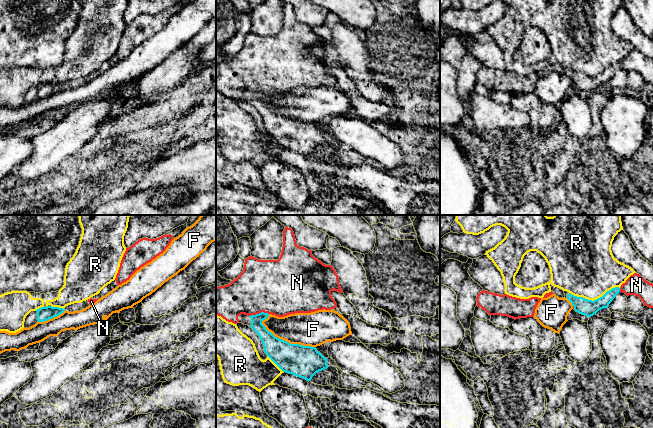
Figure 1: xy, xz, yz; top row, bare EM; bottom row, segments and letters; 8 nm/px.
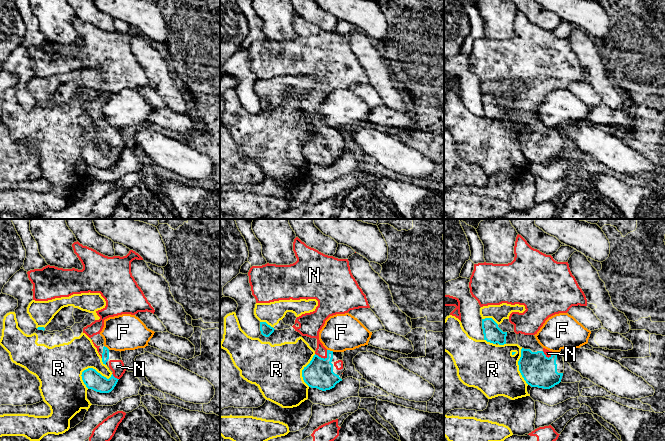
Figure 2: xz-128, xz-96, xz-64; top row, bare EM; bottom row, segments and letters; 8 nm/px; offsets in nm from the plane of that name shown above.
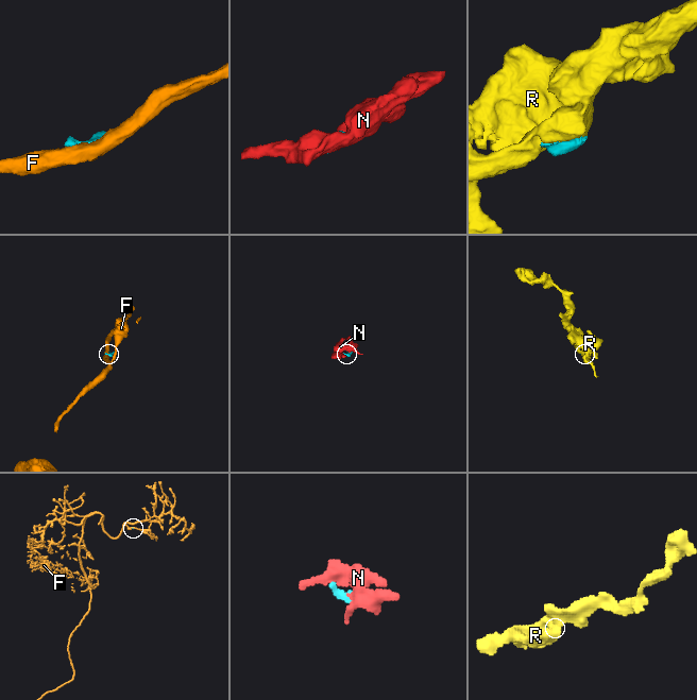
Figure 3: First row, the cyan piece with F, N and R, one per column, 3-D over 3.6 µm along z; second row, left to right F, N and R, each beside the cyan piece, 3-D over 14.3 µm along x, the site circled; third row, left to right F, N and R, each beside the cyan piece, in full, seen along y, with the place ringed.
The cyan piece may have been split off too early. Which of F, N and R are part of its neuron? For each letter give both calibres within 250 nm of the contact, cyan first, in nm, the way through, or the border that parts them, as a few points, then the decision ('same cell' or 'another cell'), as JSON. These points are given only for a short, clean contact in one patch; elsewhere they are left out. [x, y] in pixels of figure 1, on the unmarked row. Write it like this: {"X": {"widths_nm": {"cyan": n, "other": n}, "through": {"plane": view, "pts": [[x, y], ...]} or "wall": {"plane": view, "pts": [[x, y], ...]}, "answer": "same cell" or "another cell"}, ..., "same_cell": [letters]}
{"F": {"widths_nm": {"cyan": 260, "other": 280}, "answer": "another cell"}, "N": {"widths_nm": {"cyan": 120, "other": 440}, "answer": "same cell"}, "R": {"widths_nm": {"cyan": 130, "other": 460}, "answer": "another cell"}, "same_cell": ["N"]}

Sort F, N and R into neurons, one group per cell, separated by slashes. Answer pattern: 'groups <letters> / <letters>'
groups F / N / R

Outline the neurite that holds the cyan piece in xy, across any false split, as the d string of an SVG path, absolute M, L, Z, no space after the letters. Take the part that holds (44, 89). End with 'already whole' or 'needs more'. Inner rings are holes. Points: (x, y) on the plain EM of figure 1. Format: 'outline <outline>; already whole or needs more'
outline M47 82L47 83L41 83L37 85L36 87L37 87L38 98L44 98L59 92L65 87L65 85L59 84L59 83Z; already whole

